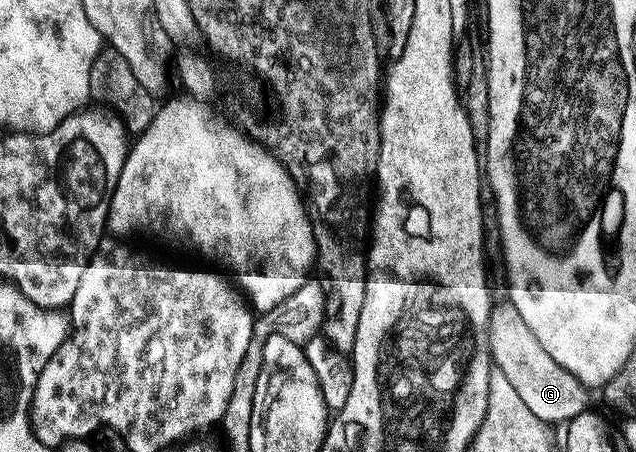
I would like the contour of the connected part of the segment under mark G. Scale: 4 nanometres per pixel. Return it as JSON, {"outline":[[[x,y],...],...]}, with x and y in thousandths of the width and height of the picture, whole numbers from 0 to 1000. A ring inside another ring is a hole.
{"outline":[[[799,662],[772,681],[769,763],[778,814],[791,825],[835,914],[857,940],[887,940],[923,912],[926,858],[890,814],[876,808],[855,768],[844,763],[816,688]]]}

